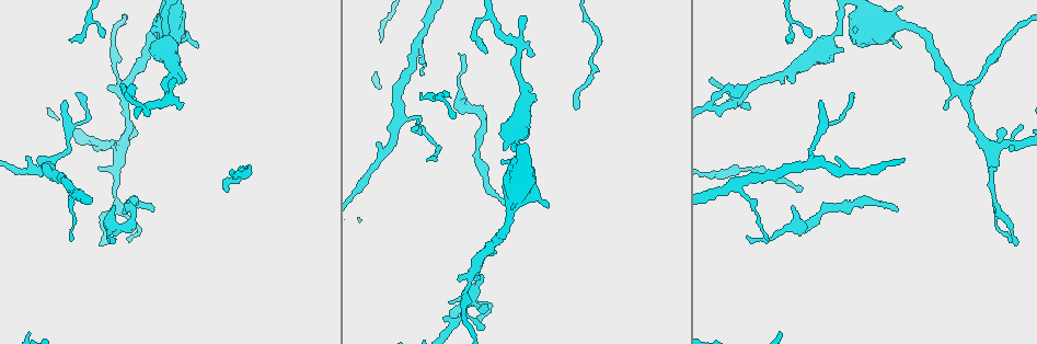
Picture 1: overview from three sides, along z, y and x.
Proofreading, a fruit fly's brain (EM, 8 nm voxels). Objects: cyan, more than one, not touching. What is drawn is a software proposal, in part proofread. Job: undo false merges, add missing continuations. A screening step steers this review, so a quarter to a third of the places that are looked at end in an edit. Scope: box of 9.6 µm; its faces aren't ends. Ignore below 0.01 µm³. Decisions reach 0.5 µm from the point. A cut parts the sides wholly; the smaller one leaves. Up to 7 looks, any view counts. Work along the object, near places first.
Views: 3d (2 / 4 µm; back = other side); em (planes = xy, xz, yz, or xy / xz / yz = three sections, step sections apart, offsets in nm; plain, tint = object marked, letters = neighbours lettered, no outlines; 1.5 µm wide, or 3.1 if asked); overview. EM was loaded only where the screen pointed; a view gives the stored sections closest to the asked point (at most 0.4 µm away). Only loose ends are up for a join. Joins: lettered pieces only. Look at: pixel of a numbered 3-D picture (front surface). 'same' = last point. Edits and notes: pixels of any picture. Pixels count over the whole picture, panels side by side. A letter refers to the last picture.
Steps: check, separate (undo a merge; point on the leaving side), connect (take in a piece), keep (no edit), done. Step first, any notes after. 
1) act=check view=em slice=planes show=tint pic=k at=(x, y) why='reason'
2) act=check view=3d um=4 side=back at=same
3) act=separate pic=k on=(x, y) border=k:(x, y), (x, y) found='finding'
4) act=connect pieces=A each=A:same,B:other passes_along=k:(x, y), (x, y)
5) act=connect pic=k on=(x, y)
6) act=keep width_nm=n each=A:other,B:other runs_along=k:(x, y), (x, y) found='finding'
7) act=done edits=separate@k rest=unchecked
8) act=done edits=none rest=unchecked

act=check view=em slice=yz step=8 show=letters pic=1 at=(457, 279) why='an open end'

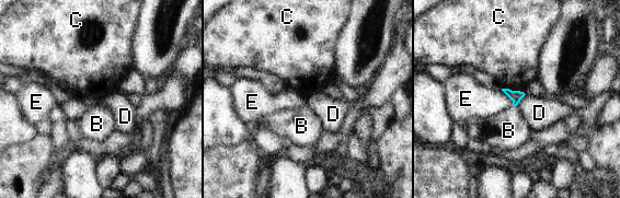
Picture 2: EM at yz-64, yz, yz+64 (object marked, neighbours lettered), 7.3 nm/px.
act=keep each=B:other,C:other,D:other,E:other border=2:(502, 88), (518, 90), (524, 93) found='no lettered piece goes on from it'

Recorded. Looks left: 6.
act=check view=em slice=planes show=letters pic=1 at=(503, 204)

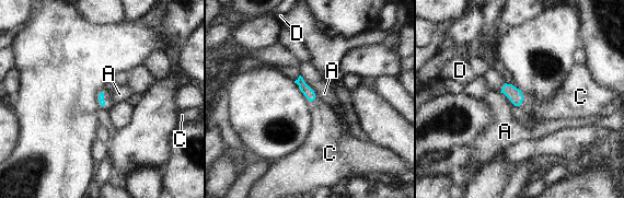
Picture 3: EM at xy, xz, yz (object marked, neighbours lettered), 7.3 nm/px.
act=connect pieces=C each=A:other,C:same,D:other passes_along=3:(308, 92), (312, 100), (326, 130) found='it goes on there'

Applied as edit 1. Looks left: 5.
act=check view=overview

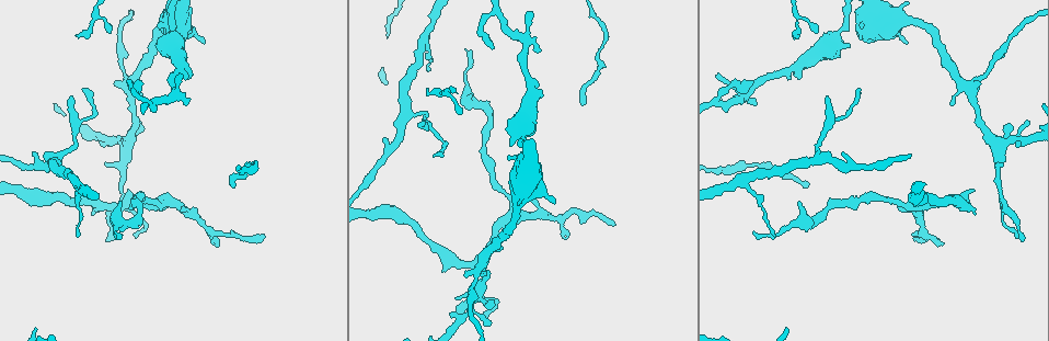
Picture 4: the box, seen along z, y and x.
act=check view=3d um=2 side=back pic=4 at=(807, 186) why='free end'

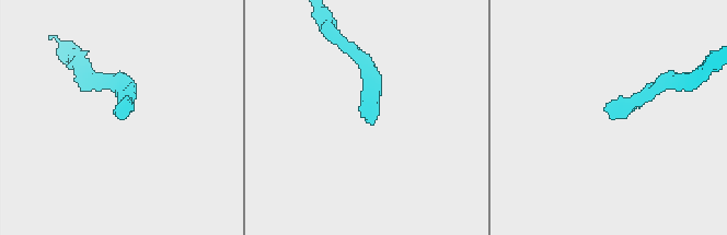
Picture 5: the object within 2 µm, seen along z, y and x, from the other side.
act=check view=em slice=planes show=letters pic=5 at=(605, 109) why='need the tissue'

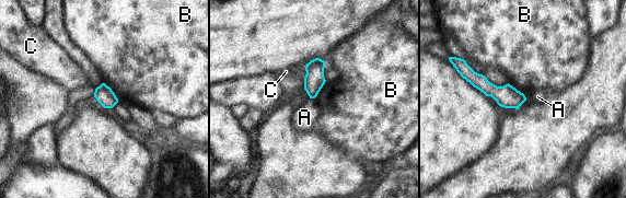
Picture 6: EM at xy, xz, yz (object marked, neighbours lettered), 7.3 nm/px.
act=keep each=A:other,B:other,C:other border=6:(326, 81), (319, 93), (310, 98) found='no lettered piece goes on from it'

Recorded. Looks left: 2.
act=done edits=connect@3 rest=unchecked

